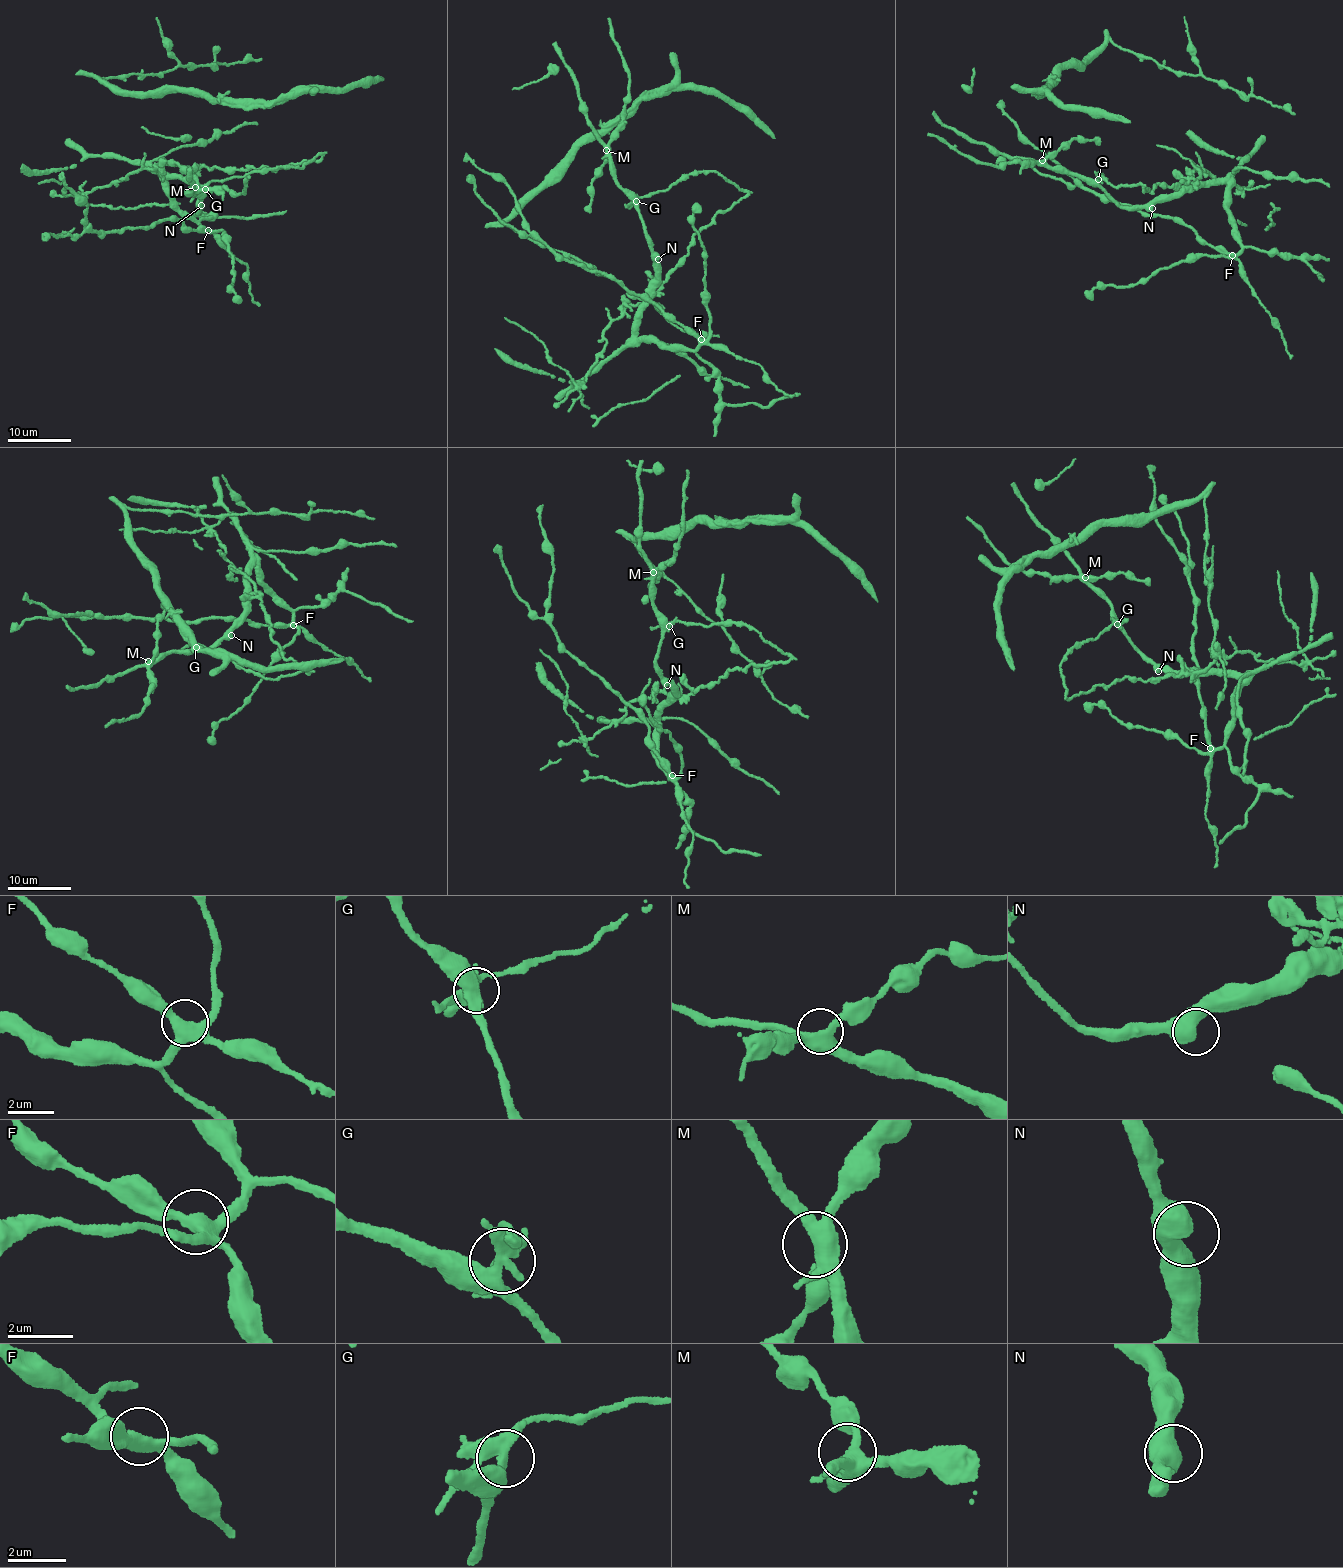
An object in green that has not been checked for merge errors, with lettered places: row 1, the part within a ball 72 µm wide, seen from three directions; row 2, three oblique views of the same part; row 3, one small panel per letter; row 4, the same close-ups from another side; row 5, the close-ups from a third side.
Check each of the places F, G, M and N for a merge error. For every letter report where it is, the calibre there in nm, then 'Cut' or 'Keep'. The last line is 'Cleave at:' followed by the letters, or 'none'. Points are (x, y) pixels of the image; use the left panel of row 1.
F: Place: (208, 230). Thickness 400 nm. Keep
G: Place: (205, 189). Thickness 400 nm. Cut
M: Place: (195, 187). Thickness 440 nm. Keep
N: Place: (201, 205). Thickness 480 nm. Keep
Cleave at: G

